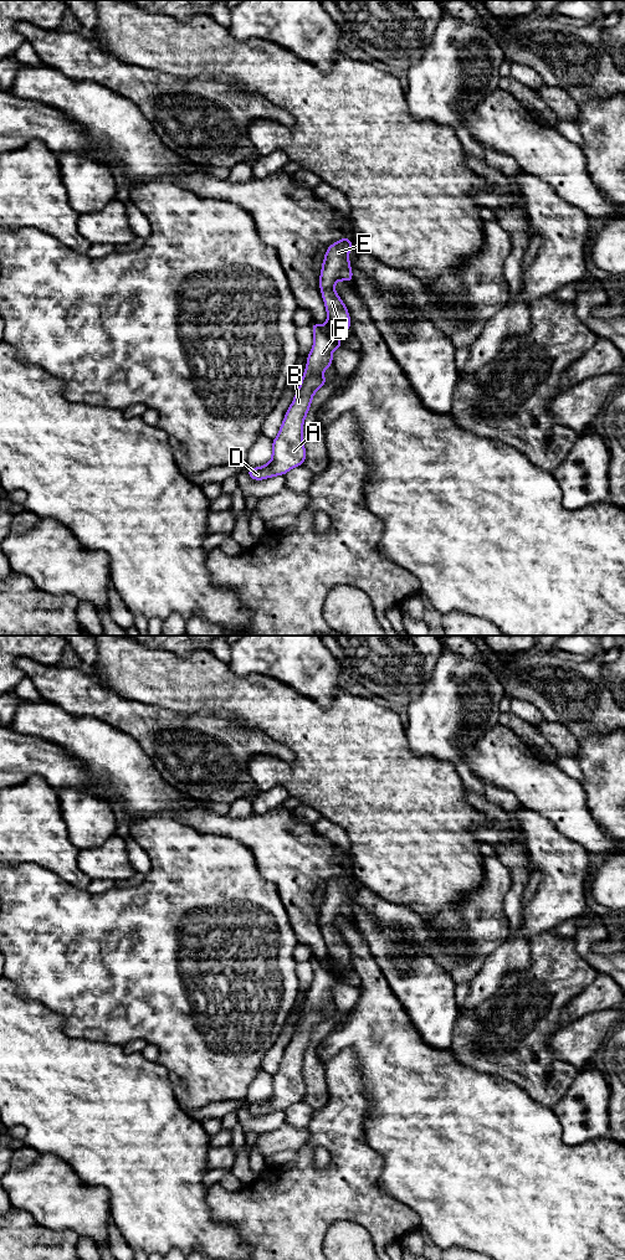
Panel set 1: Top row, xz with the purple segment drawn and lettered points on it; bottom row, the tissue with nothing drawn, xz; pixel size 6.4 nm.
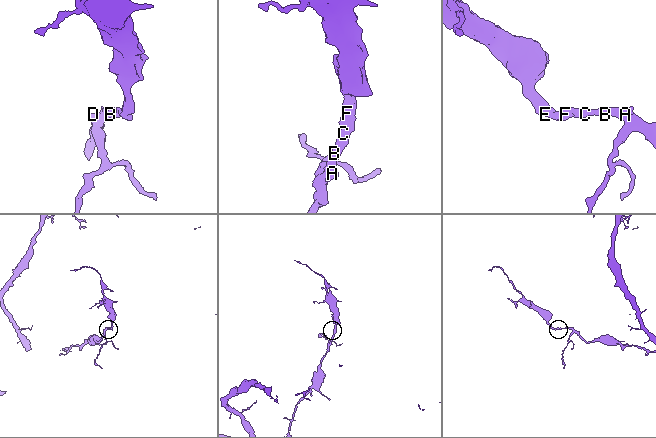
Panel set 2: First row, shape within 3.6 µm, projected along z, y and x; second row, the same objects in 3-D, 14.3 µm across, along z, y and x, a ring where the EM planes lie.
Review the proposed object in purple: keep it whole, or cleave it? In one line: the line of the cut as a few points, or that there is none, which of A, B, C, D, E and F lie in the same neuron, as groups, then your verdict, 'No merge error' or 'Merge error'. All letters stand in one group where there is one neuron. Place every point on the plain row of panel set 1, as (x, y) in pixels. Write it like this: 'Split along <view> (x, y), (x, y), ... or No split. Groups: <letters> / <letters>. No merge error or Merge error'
No split. Groups: A B C D E F. No merge error

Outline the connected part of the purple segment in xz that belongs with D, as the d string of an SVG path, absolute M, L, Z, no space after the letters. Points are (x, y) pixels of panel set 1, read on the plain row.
M348 871L332 879L327 886L319 909L319 925L327 945L327 961L312 958L313 983L307 992L307 1001L296 1032L285 1049L277 1073L272 1076L272 1095L263 1102L249 1104L251 1115L262 1116L285 1111L290 1105L302 1101L306 1084L302 1076L303 1058L317 1025L327 1020L323 1007L333 1001L332 987L343 979L334 970L350 966L350 951L340 932L333 925L337 916L353 919L348 890L354 879Z

